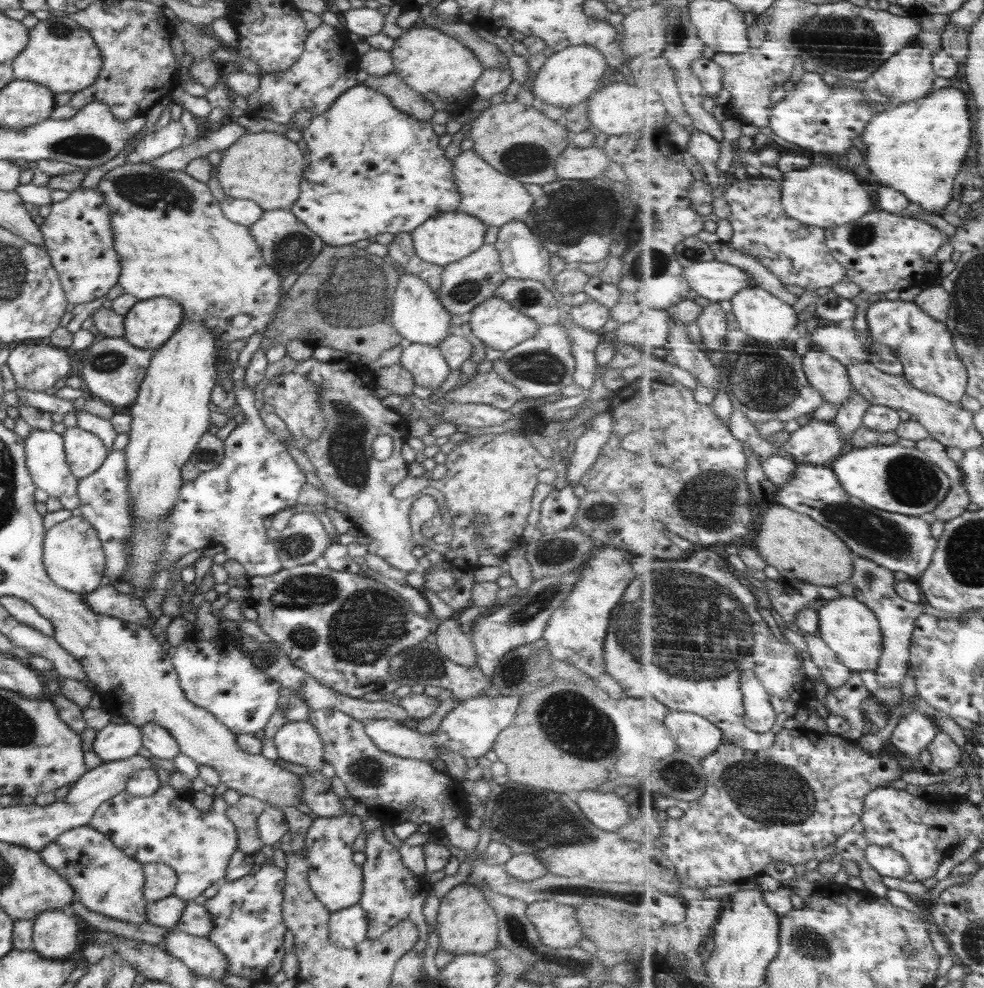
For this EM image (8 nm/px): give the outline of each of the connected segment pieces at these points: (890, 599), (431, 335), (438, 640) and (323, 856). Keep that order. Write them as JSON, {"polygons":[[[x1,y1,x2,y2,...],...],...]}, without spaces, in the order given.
{"polygons":[[[855,556,856,572,852,576,851,582,857,586,857,591,854,597,857,600,863,601,872,611,874,611,880,618,882,629,884,630,884,637,886,637,886,645,884,649,883,658,878,667,877,682,884,688,892,686,900,688,901,682,908,678,908,669,911,664,911,646,913,644,913,637,915,636,917,621,922,618,924,608,920,603,914,603,906,600,900,596,897,591,896,572,876,564,874,560,862,558,862,556]],[[408,272,400,274,393,294,392,310,391,326,403,336,405,343,429,344,436,347,452,330,458,331,451,326,451,314,444,308,436,293,432,292,429,284]],[[454,617,440,621,431,639,439,648,439,652,458,666,477,665,477,654,472,640,462,632]],[[342,815,314,818,308,828,303,852,309,865,307,872,310,890,330,912,359,904,363,891,361,865,352,861,356,838,363,832,362,818,357,815]]]}

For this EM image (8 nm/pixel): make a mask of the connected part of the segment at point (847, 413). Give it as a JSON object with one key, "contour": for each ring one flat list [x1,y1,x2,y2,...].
{"contour":[[855,390,855,394,851,399,838,410,835,420,839,424,840,430,845,434,847,442,852,442,852,436,856,434,856,430,860,426,864,426,866,413,871,409,872,404,859,390]]}

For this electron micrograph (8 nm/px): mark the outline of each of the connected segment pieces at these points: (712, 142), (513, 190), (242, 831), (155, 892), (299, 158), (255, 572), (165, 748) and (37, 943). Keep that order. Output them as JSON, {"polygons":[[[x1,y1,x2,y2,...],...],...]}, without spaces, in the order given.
{"polygons":[[[695,130,687,139,683,139,685,149,690,152,701,166,705,169,706,180,711,182,716,188,726,184,728,173,718,169,718,162,722,156,722,144,716,141,711,134]],[[463,151,453,162,453,182,461,194,457,212,474,216,488,227,500,227,508,222,524,220,532,210,535,199,524,188,524,184,484,163,482,157,474,151]],[[241,795,235,805,226,809,226,816,235,824,238,834,238,846,242,852,255,853,262,845,262,839,258,835,257,818,264,809,268,808,263,800,255,796]],[[145,864,143,873,145,878,143,895,146,900,160,900,173,894,178,877,176,871,167,864]],[[258,132,242,136,221,153,217,167,219,186,232,199,253,200,262,211,290,211,298,198,305,172,305,152,301,143,292,142,275,132]],[[260,349,254,352,250,364,245,368,244,386,233,390,236,402,245,416,245,422,241,426,234,427,229,437,223,442,225,451,220,464,211,471,200,471,196,479,184,481,181,484,181,490,178,491,173,509,165,520,163,530,168,537,163,538,164,556,160,557,158,571,162,572,168,569,174,561,178,561,192,551,218,546,218,544,224,546,228,558,242,564,248,577,276,575,276,572,283,568,280,558,278,558,273,535,264,528,264,520,268,516,280,512,280,510,296,505,300,489,307,480,305,472,298,467,296,461,286,451,285,445,281,442,282,437,275,435,266,428,259,415,258,407,254,407,254,400,257,397,252,386,257,385,264,378,268,364,265,352]],[[148,722,139,726,142,733,142,744,148,748,152,756,174,759,179,753,179,744,174,737,159,724]],[[48,909,33,920,33,950,48,960,68,959,78,939,78,924,72,914]]]}

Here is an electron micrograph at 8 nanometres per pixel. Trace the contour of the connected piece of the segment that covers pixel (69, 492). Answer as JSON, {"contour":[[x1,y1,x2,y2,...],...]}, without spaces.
{"contour":[[32,429,29,436,24,439,24,444,25,463,35,488,40,488,40,490,47,492,50,497,57,498,66,510,78,508,80,506,77,493,79,479,70,472,64,450,63,436,55,431]]}

